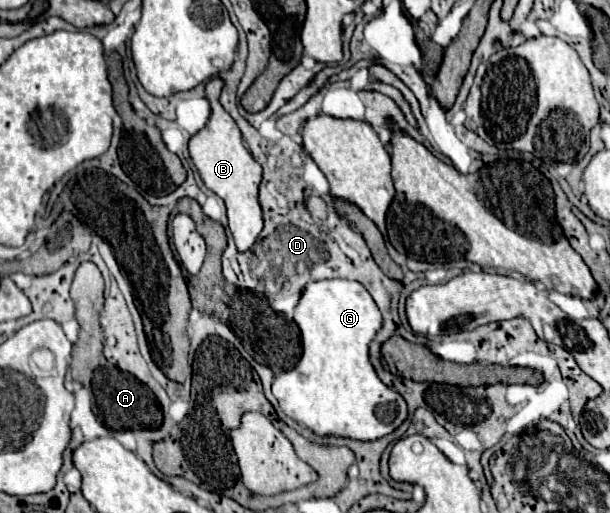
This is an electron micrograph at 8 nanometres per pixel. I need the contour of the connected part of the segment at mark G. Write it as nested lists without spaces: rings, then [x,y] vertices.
[[[348,279],[308,283],[294,307],[294,323],[300,329],[302,355],[294,369],[276,373],[272,381],[282,411],[318,435],[374,441],[398,429],[406,419],[406,403],[378,379],[368,359],[368,345],[382,327],[370,293]]]

